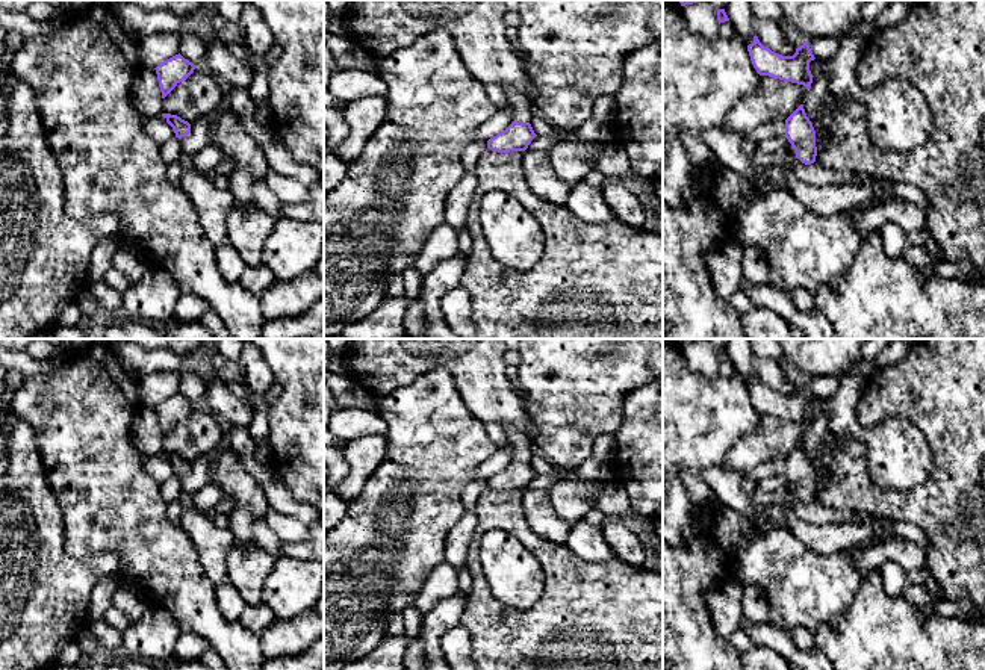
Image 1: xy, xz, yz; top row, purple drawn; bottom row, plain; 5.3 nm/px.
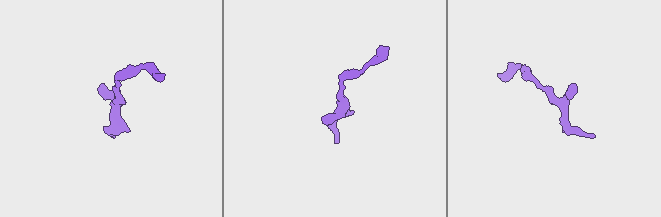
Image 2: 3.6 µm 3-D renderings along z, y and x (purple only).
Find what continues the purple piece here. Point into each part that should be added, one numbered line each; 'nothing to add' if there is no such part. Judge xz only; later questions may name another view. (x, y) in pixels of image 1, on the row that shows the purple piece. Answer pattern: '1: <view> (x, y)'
1: xz (522, 106)

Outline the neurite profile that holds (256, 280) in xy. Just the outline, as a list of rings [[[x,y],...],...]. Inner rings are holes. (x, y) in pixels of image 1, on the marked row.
[[[262,265],[257,268],[247,266],[238,281],[251,293],[260,296],[266,289],[277,283],[277,278],[265,265]]]

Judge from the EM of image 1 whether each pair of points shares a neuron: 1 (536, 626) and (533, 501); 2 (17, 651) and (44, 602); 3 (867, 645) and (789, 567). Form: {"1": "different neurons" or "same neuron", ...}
{"1": "different neurons", "2": "same neuron", "3": "different neurons"}

